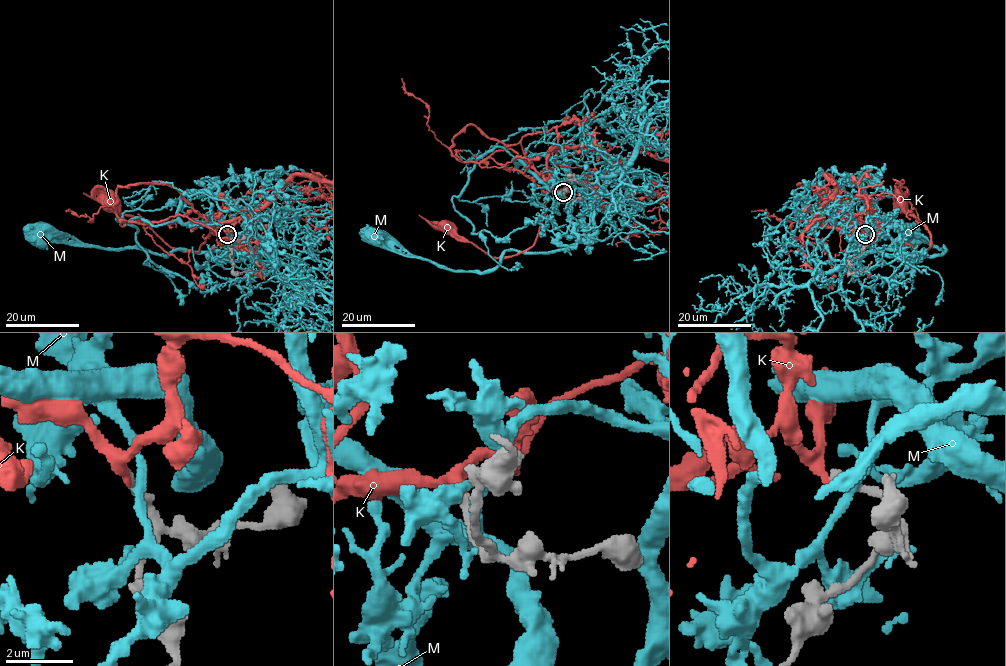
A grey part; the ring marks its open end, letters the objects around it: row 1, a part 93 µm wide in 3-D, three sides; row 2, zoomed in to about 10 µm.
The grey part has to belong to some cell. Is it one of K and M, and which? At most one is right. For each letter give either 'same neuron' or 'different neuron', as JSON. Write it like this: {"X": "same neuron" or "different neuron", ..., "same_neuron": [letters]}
{"K": "same neuron", "M": "different neuron", "same_neuron": ["K"]}

